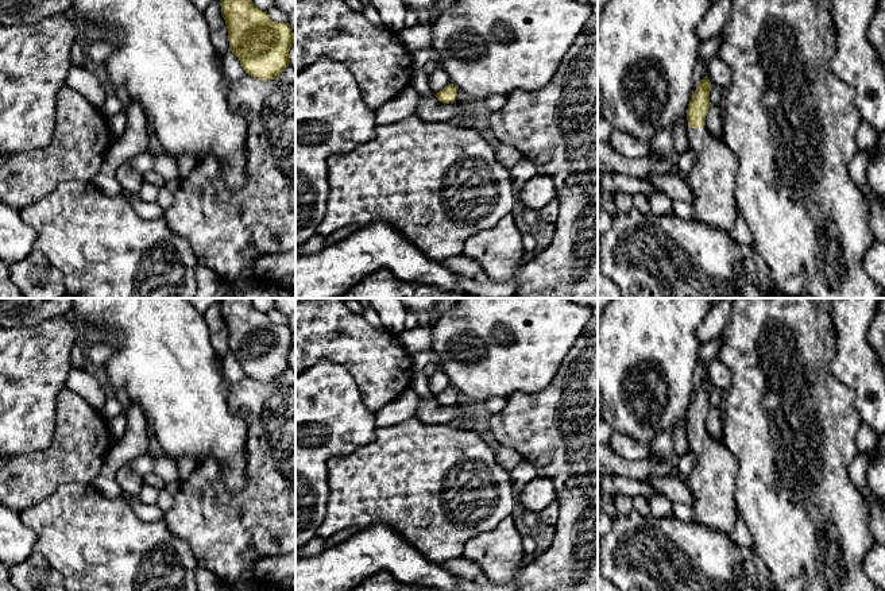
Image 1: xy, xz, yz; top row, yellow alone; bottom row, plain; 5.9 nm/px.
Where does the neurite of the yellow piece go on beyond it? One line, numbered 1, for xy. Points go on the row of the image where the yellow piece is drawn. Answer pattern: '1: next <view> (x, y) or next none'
1: next none

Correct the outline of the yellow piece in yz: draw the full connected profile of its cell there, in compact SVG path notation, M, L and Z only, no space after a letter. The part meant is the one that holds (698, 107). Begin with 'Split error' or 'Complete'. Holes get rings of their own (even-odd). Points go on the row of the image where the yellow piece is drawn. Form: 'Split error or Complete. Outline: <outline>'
Split error. Outline: M706 76L688 105L688 150L695 152L696 162L685 174L685 182L693 194L691 205L695 219L729 235L737 220L738 159L706 127L710 92L711 82Z

